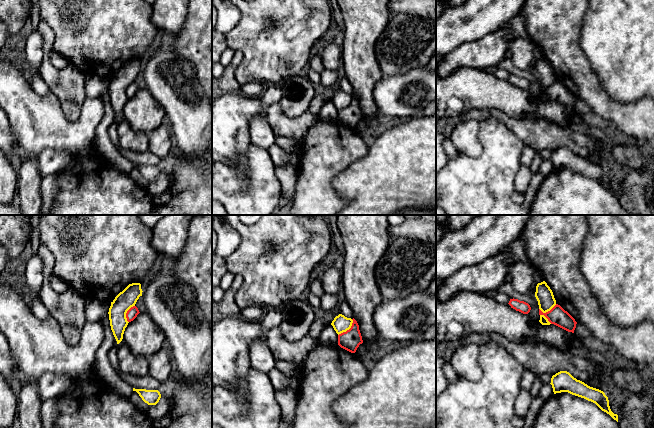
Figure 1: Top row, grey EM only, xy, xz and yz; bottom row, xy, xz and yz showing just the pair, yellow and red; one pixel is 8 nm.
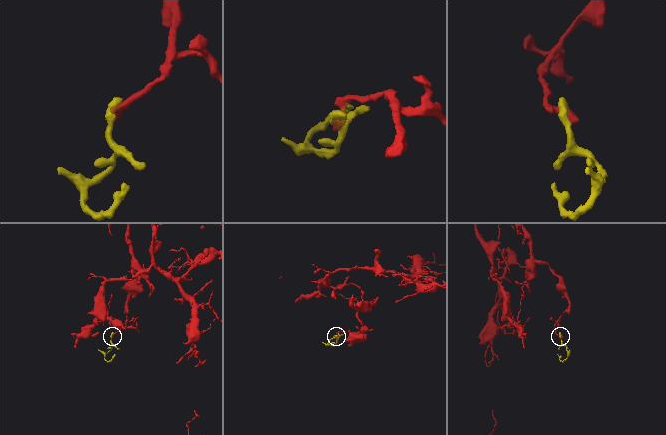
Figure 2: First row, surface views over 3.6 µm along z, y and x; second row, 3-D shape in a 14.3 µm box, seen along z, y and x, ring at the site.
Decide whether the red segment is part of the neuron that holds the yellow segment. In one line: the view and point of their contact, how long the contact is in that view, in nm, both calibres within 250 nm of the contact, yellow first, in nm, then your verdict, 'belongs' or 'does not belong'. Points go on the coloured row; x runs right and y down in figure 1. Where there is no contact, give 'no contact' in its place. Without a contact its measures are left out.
contact yz (545, 312); length 170 nm; calibres 140 and 150 nm; does not belong

